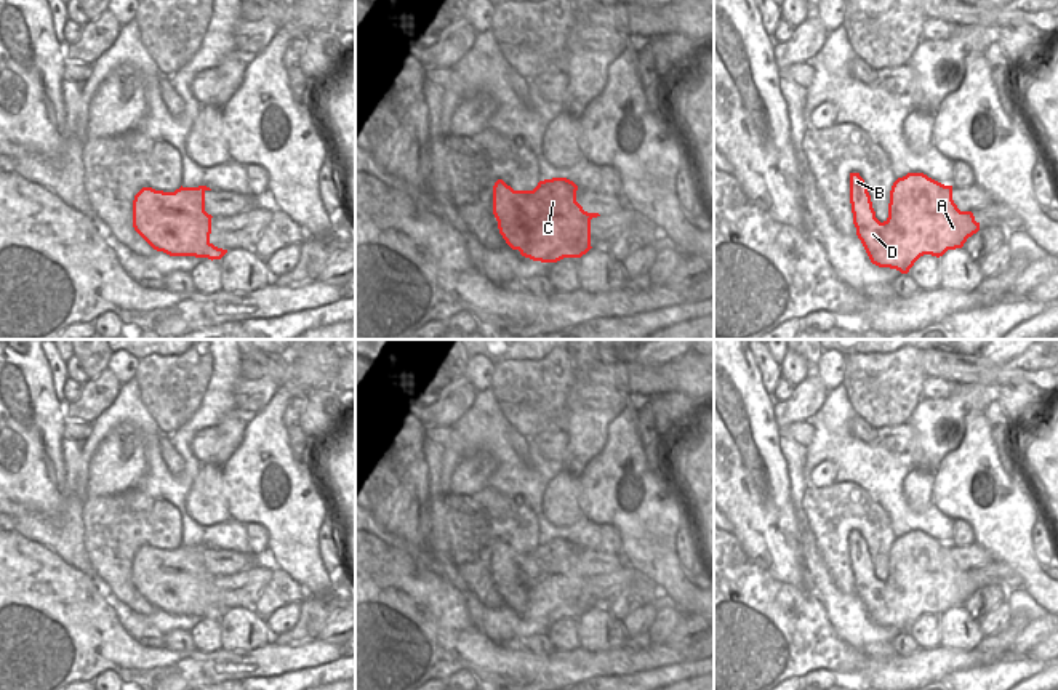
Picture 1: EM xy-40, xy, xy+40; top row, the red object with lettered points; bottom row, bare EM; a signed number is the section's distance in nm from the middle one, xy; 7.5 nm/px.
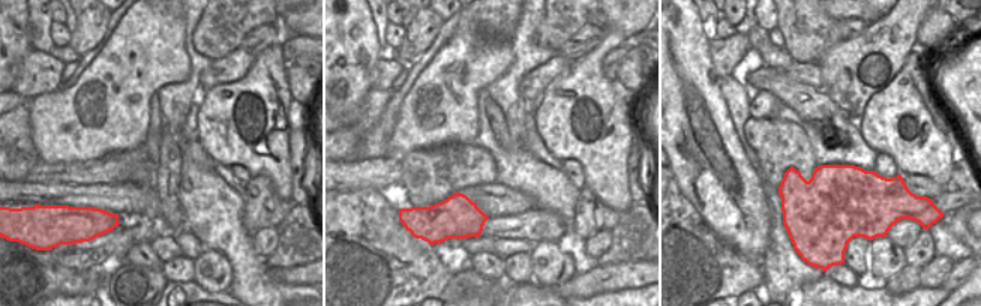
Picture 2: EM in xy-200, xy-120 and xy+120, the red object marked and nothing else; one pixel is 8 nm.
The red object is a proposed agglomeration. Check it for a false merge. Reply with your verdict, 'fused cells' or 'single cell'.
single cell

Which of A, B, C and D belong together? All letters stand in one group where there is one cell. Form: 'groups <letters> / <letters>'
groups A B C D

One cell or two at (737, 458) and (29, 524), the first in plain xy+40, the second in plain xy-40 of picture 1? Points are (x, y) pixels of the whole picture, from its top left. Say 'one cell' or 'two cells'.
two cells

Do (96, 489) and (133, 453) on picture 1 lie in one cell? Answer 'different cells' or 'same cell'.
same cell

